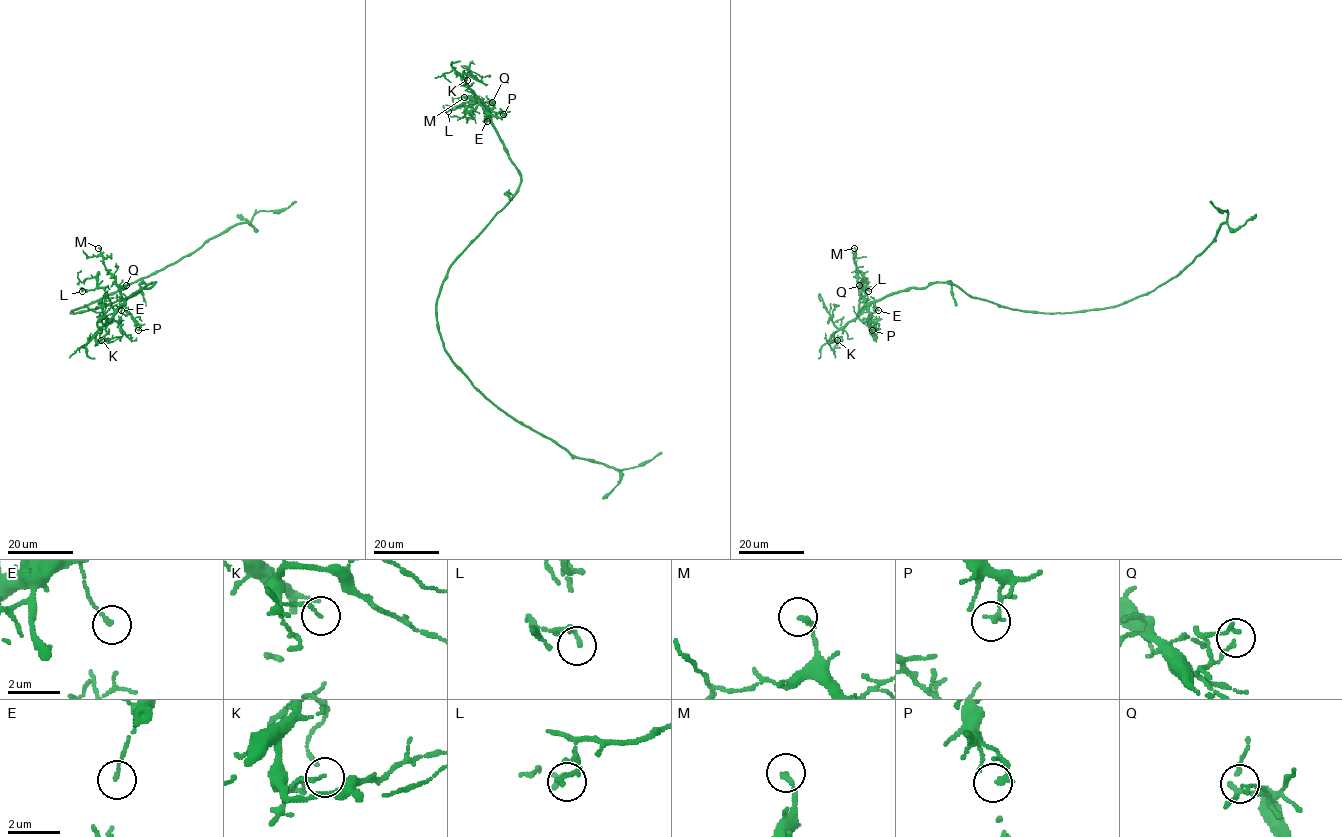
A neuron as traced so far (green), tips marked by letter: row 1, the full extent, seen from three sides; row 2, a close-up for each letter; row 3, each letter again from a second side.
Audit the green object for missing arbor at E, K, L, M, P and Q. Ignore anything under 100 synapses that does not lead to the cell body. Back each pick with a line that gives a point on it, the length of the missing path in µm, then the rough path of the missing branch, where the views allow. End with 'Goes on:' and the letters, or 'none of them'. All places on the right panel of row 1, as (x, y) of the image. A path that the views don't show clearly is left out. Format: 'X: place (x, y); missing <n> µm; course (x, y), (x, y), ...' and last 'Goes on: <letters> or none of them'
Goes on: none of them

